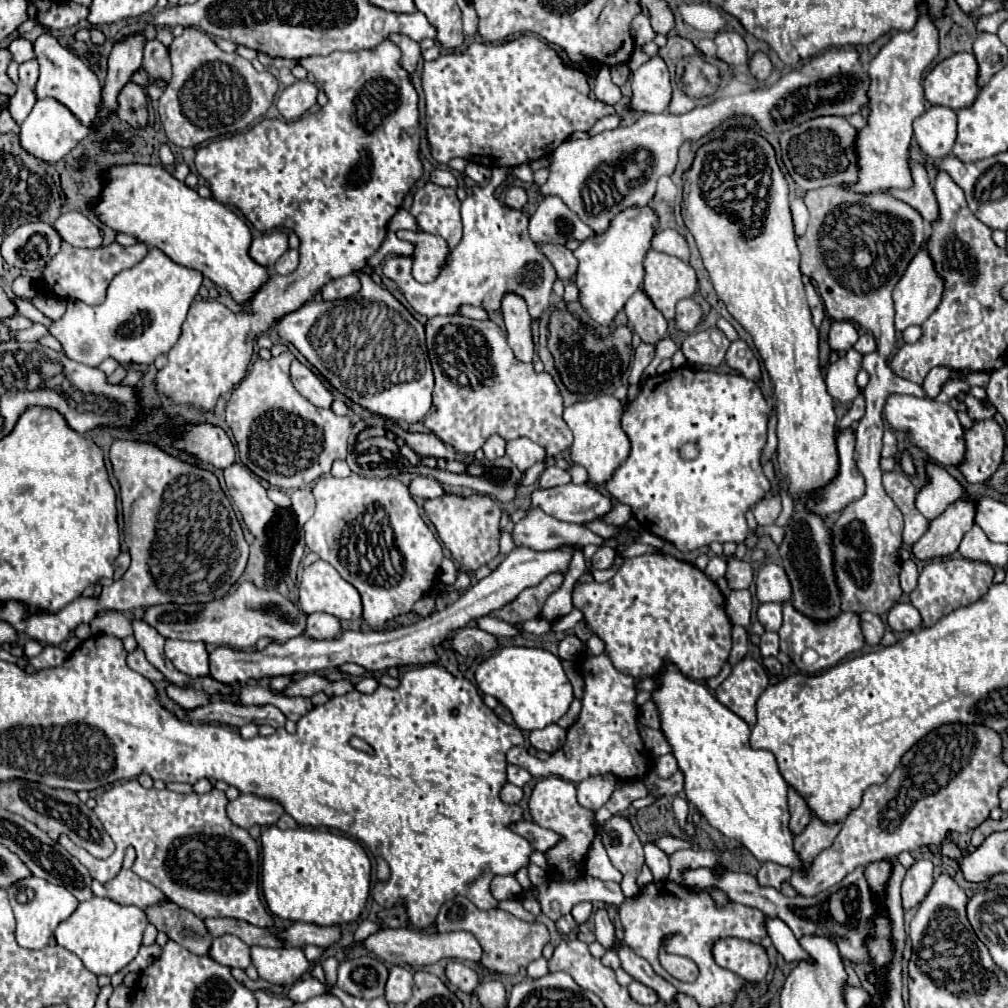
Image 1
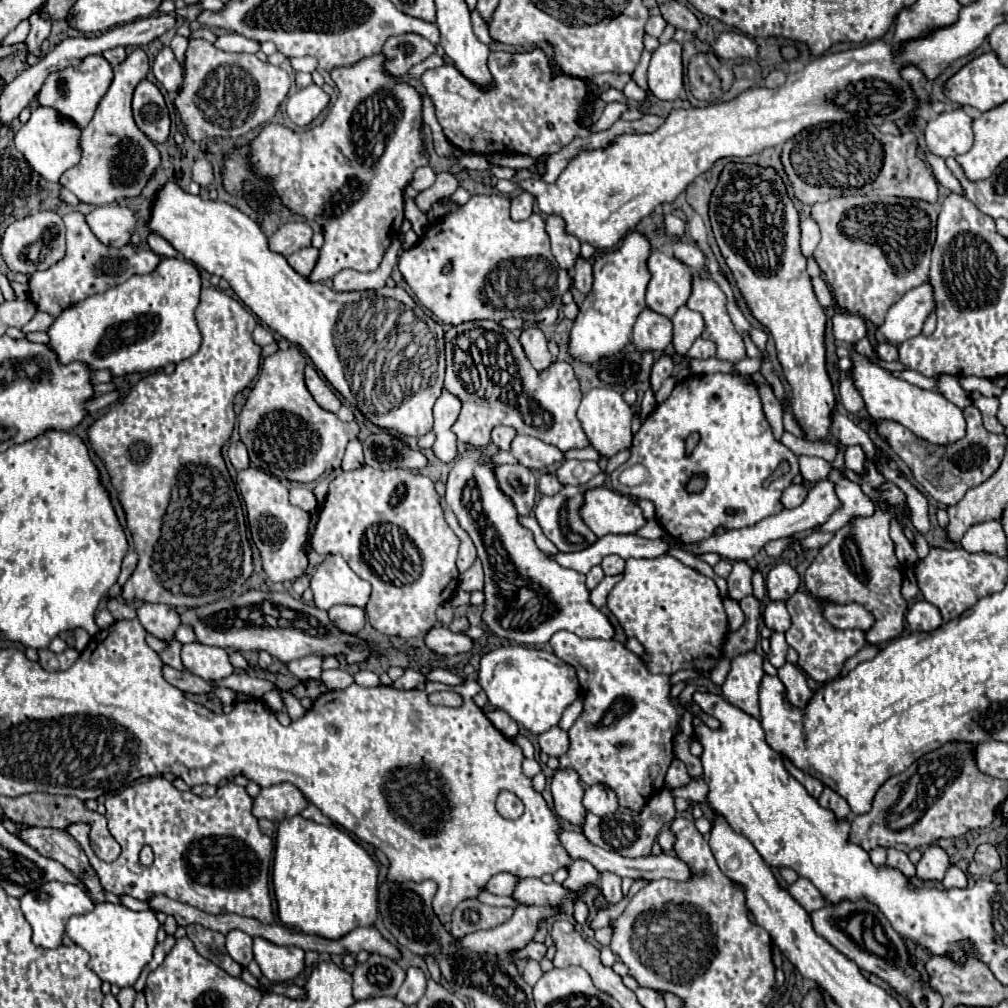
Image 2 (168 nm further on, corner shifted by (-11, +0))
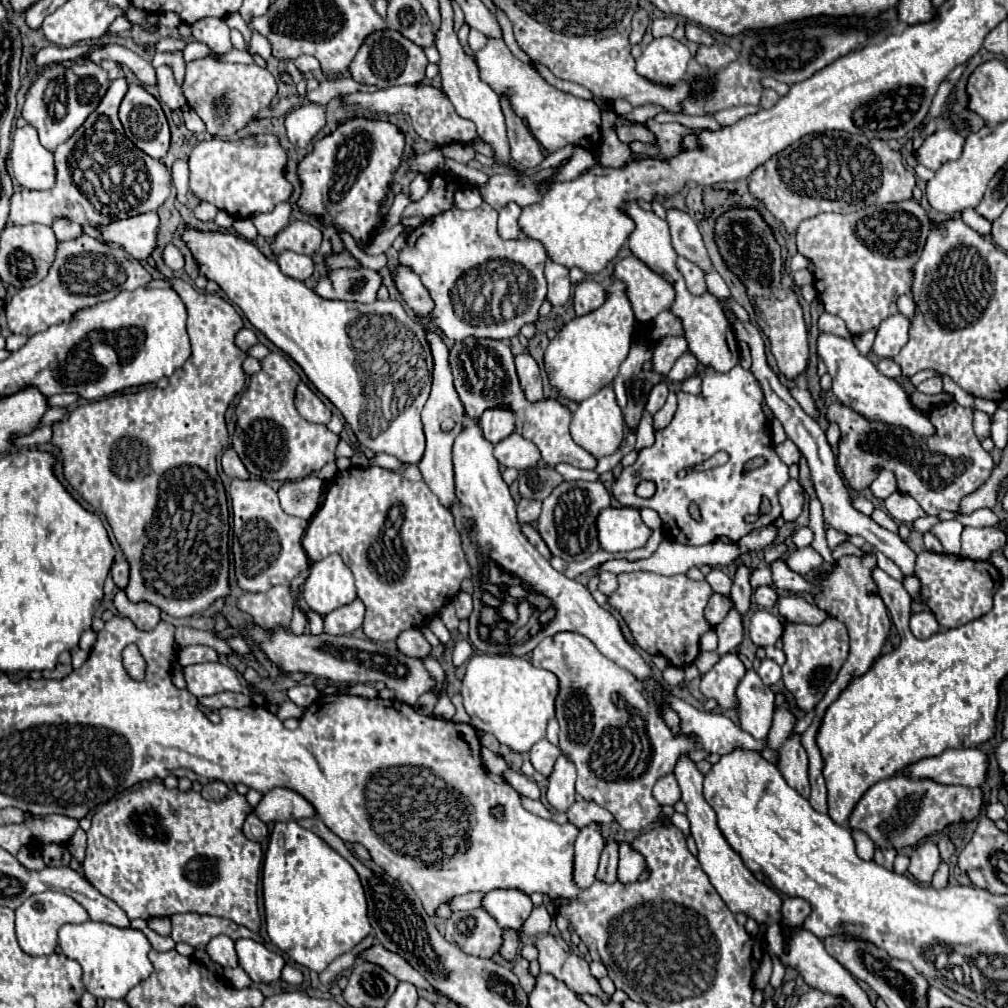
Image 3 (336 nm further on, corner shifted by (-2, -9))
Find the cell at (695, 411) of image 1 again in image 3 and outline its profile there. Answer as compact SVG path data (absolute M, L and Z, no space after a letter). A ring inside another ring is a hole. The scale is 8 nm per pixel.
M741 365L727 373L713 371L711 367L699 371L701 395L683 393L679 397L677 411L671 423L655 433L655 445L639 451L633 465L625 467L613 483L615 499L633 507L649 507L663 519L663 533L667 539L685 545L705 545L719 537L739 541L757 527L771 525L781 515L777 499L779 489L789 481L789 467L777 457L771 441L771 427L761 409L763 391L755 375ZM725 451L729 461L715 469L695 471L697 463L707 461L713 453ZM753 459L761 459L761 465L743 473L745 465ZM685 469L687 475L681 479L677 473ZM651 479L657 485L657 493L651 499L635 495L635 487ZM763 499L769 501L769 513L759 513ZM697 503L701 509L701 521L691 519L689 505Z

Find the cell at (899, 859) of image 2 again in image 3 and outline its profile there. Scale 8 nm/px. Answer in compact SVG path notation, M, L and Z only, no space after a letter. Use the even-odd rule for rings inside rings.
M875 849L875 861L887 869L893 869L893 859L895 859L895 849Z

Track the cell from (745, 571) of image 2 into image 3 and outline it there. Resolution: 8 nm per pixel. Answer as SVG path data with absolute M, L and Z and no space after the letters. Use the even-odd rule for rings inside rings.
M715 593L715 595L709 599L707 607L705 607L705 619L707 619L707 623L709 623L711 627L717 627L717 625L721 623L721 619L727 615L729 607L731 607L731 603L729 603L725 597L721 597L721 595Z

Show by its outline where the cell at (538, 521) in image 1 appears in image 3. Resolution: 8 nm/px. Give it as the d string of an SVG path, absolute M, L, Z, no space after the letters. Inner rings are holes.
M563 481L543 501L543 511L537 519L537 531L555 557L565 561L585 561L599 549L597 515L605 507L611 507L611 495L603 483Z

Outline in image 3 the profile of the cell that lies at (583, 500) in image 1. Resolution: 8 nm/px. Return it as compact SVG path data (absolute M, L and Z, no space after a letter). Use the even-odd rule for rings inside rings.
M609 507L601 511L597 519L597 529L601 549L609 553L645 547L651 537L651 529L643 523L639 511L633 507Z

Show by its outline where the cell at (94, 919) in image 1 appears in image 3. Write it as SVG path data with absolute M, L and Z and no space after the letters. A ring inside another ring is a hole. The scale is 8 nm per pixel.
M85 921L79 925L63 925L59 929L59 947L63 955L75 959L83 969L83 985L85 989L101 999L125 999L129 989L137 983L149 979L153 973L153 965L147 957L151 951L151 943L137 929L121 929L109 923Z

